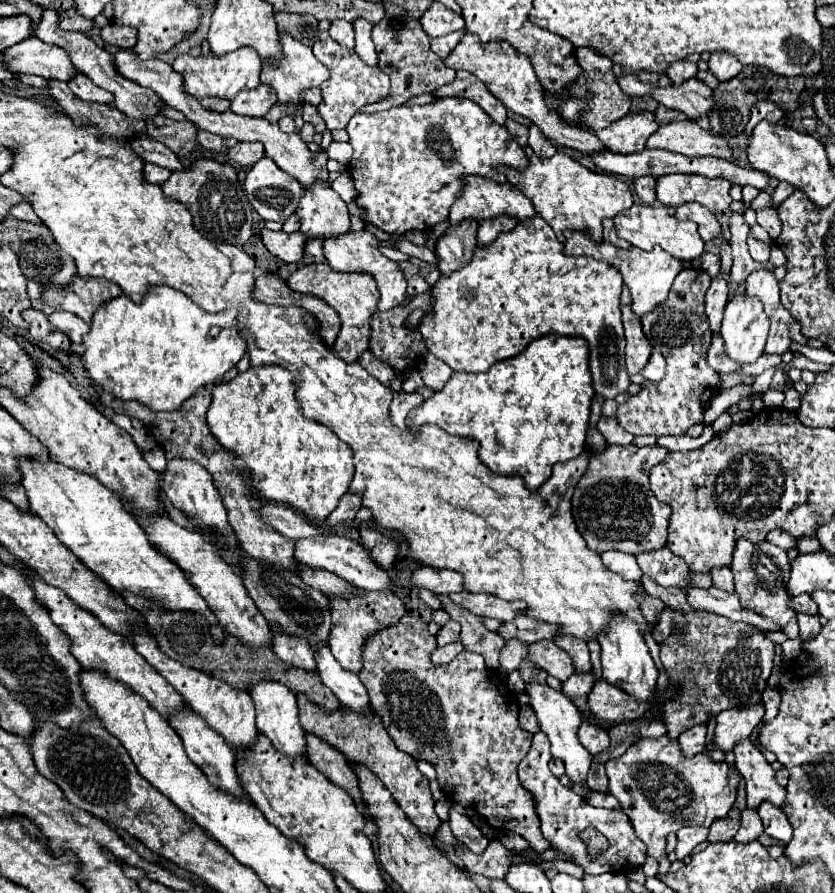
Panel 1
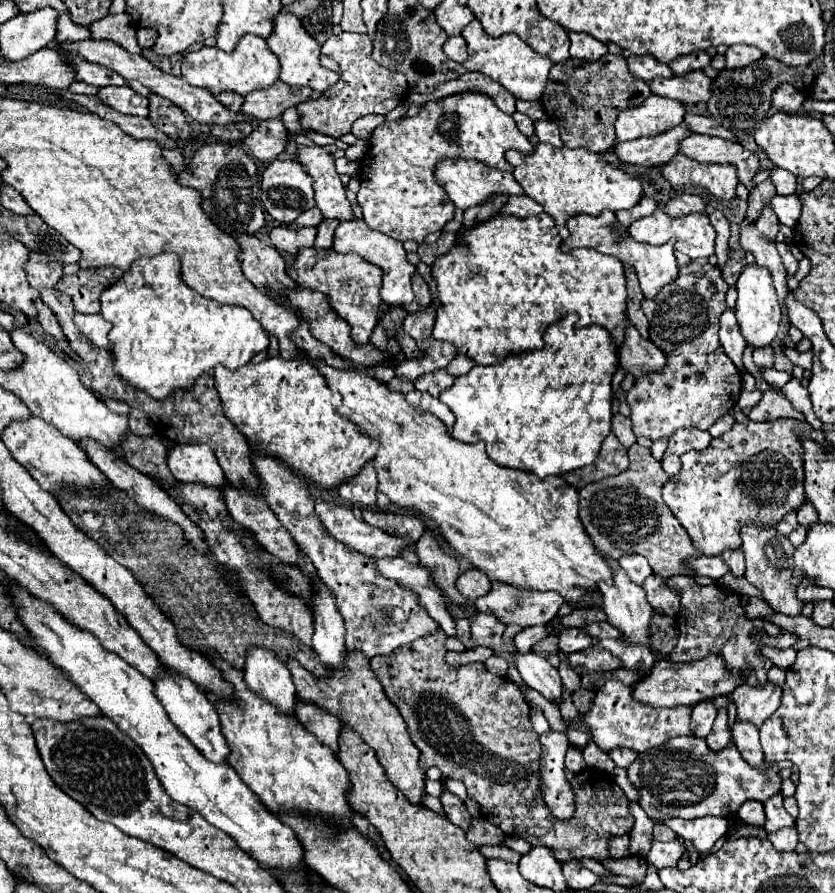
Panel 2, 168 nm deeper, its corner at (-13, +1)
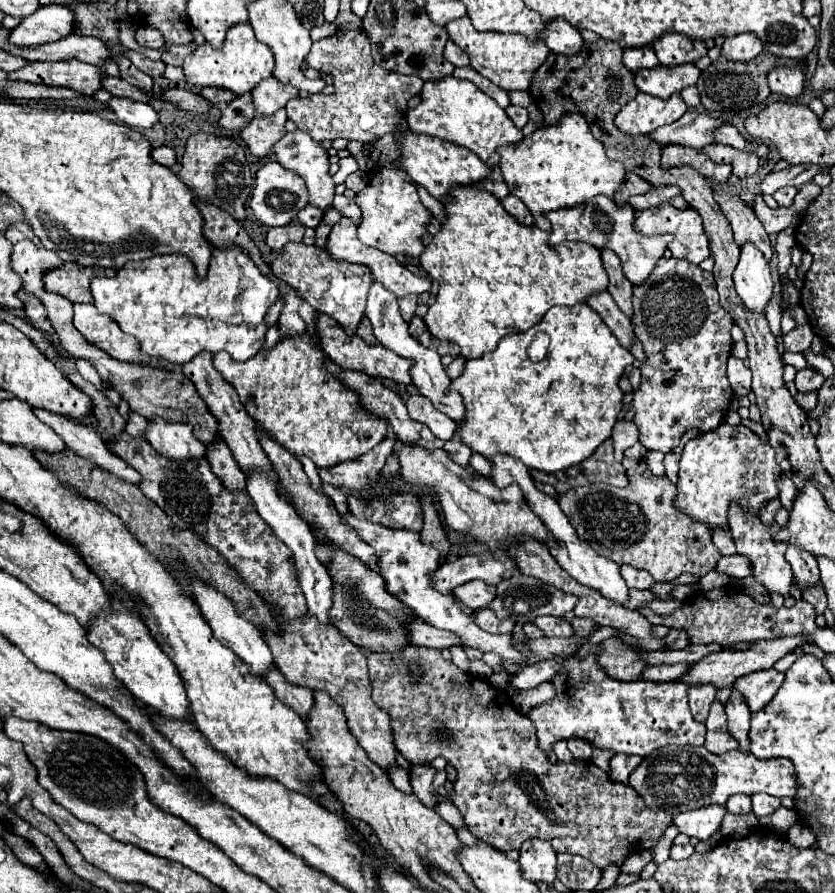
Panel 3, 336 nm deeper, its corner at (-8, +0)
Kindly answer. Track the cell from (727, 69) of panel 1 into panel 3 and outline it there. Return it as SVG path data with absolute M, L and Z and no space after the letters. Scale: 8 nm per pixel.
M751 32L725 38L723 42L723 56L729 60L751 60L761 50L763 50L763 42Z

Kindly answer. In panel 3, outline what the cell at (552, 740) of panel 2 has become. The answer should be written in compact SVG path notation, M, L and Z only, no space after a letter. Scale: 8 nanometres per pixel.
M599 646L591 648L585 658L567 658L551 684L555 684L553 700L535 706L527 716L537 728L539 748L549 754L555 742L563 738L582 738L592 746L647 756L649 752L667 746L703 746L705 724L691 716L687 704L687 686L679 680L669 682L621 682L613 680L599 666Z

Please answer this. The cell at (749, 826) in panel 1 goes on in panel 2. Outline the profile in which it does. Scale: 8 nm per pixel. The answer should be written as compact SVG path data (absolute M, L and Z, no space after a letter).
M746 801L740 811L738 811L738 817L748 823L748 825L756 825L756 827L762 827L764 825L764 807L760 801Z

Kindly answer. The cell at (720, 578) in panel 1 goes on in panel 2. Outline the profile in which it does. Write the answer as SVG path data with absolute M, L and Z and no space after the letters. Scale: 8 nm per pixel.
M736 549L736 551L724 551L722 559L730 567L730 573L734 577L742 577L744 575L744 555L742 555L740 549Z

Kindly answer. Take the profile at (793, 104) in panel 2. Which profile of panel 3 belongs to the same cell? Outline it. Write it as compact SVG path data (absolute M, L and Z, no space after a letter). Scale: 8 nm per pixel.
M775 68L767 74L769 88L773 94L781 94L785 100L795 100L803 92L807 74L803 68Z

